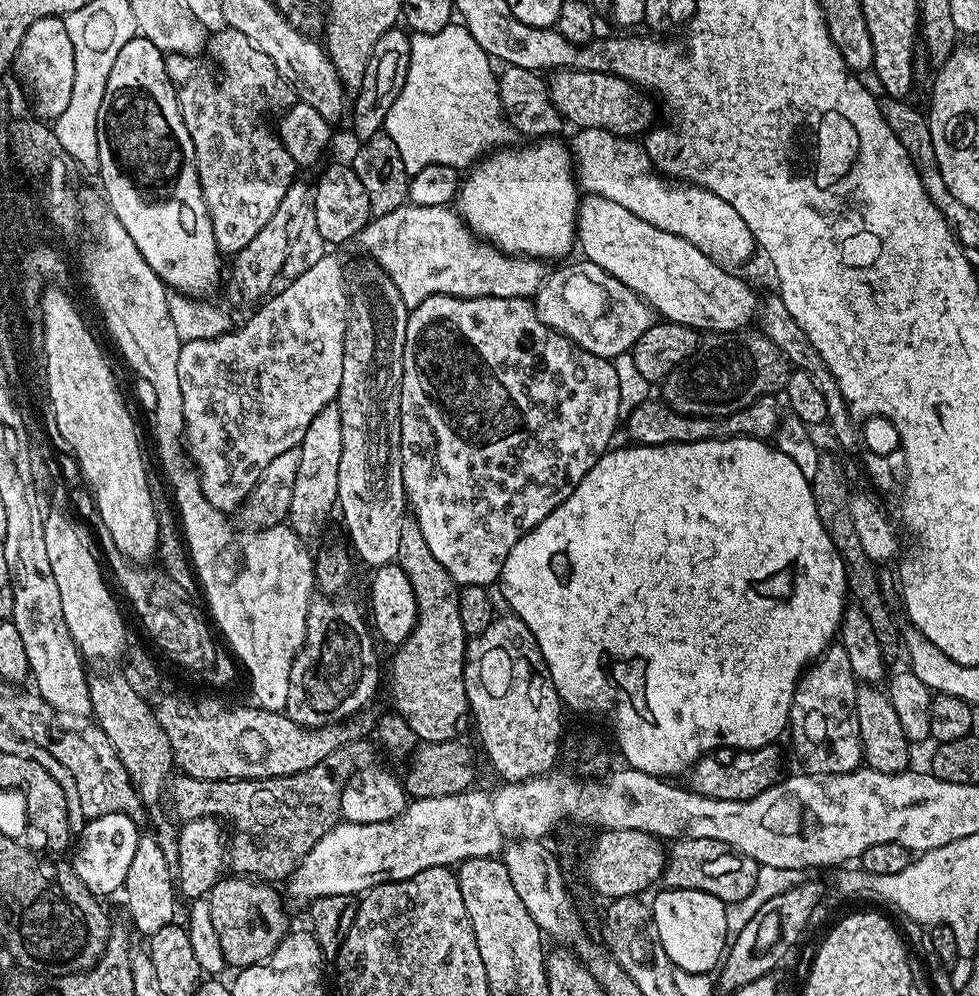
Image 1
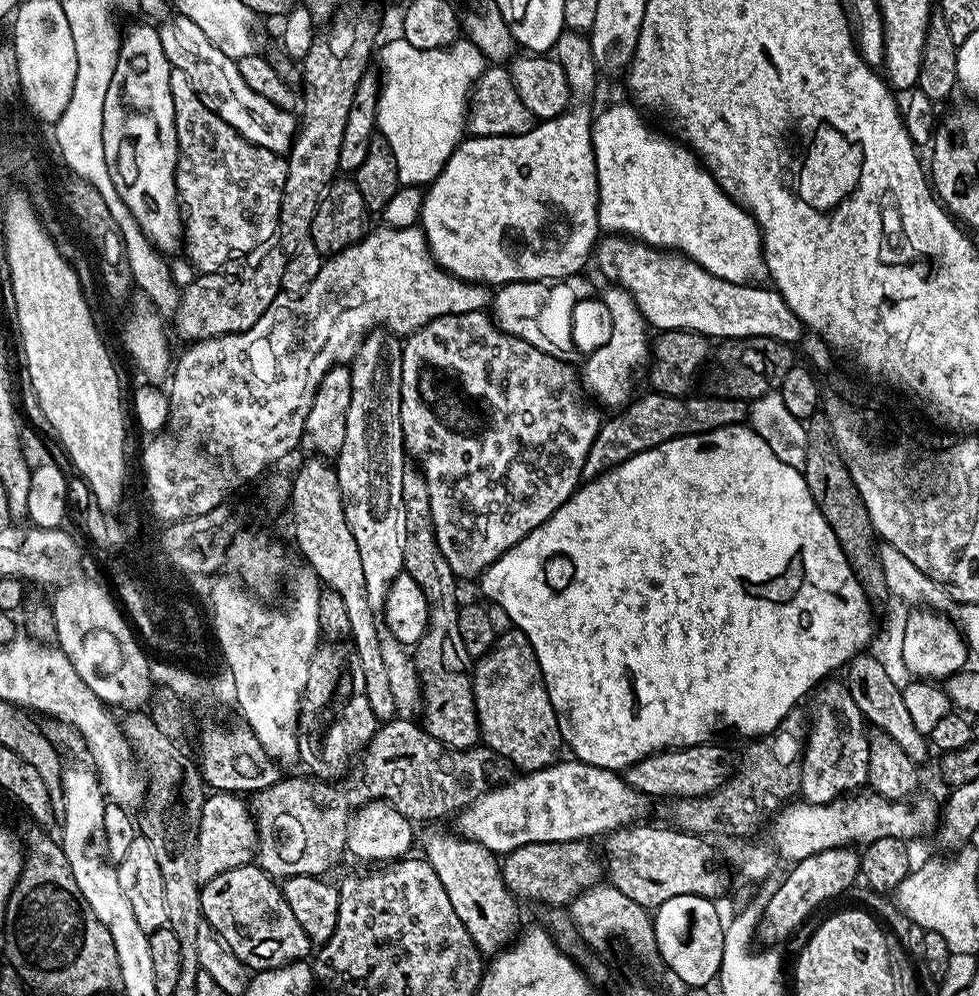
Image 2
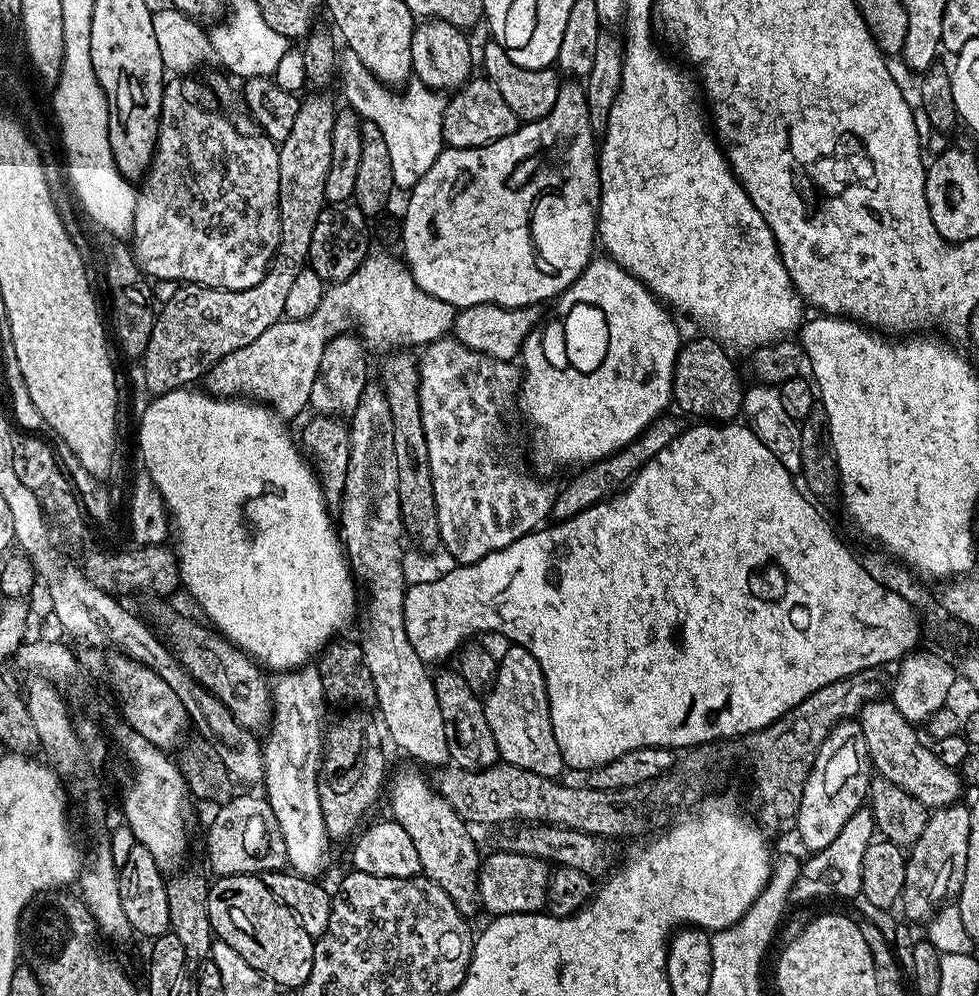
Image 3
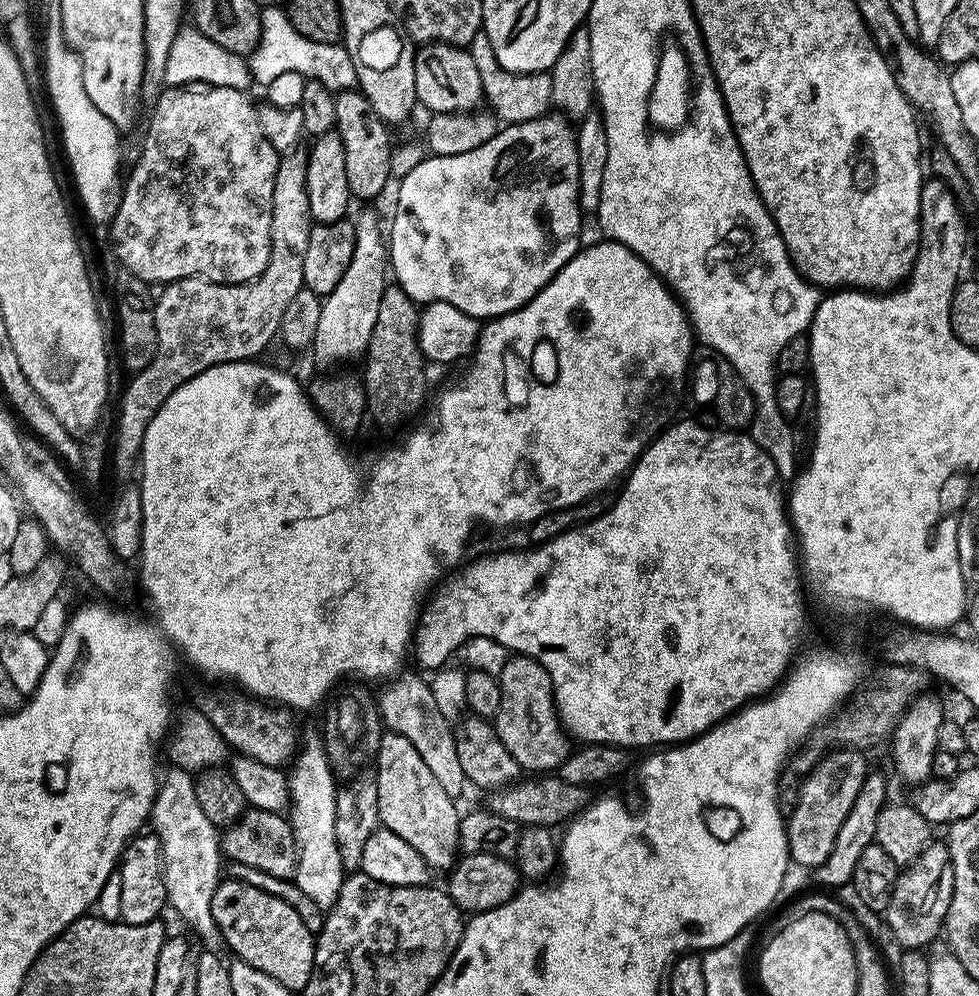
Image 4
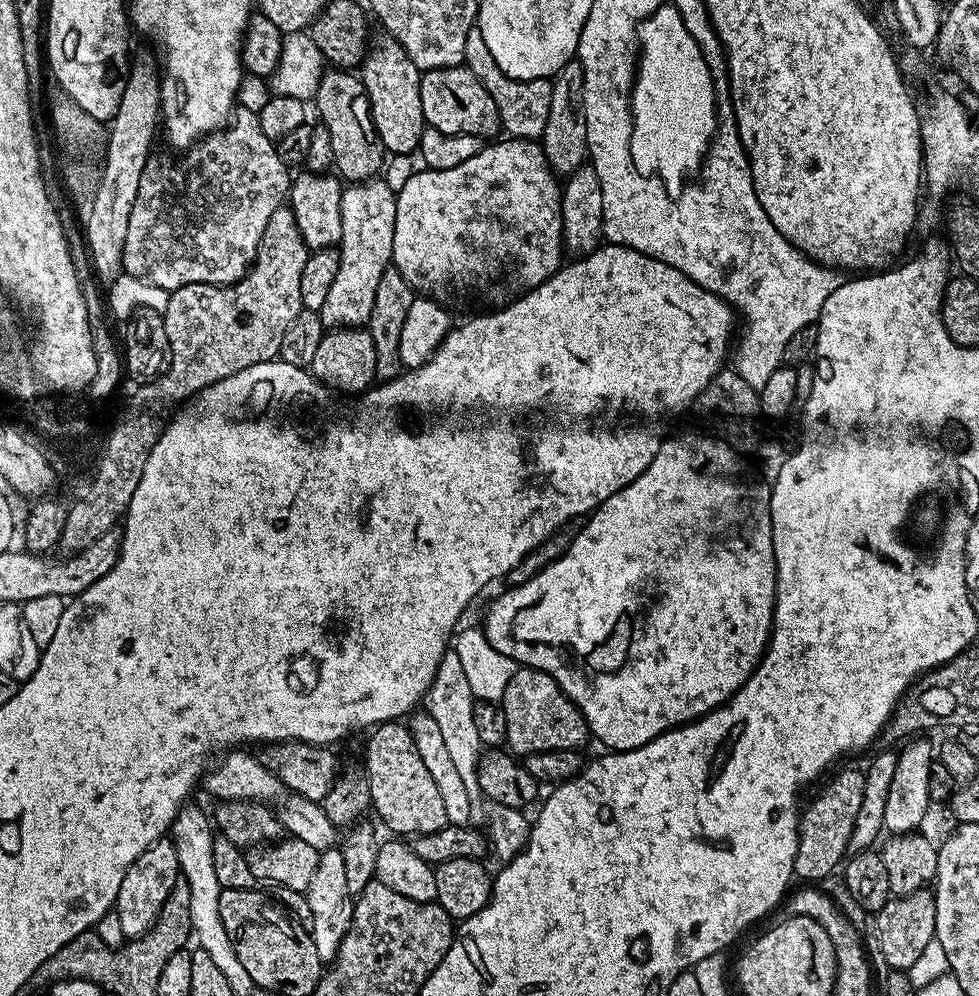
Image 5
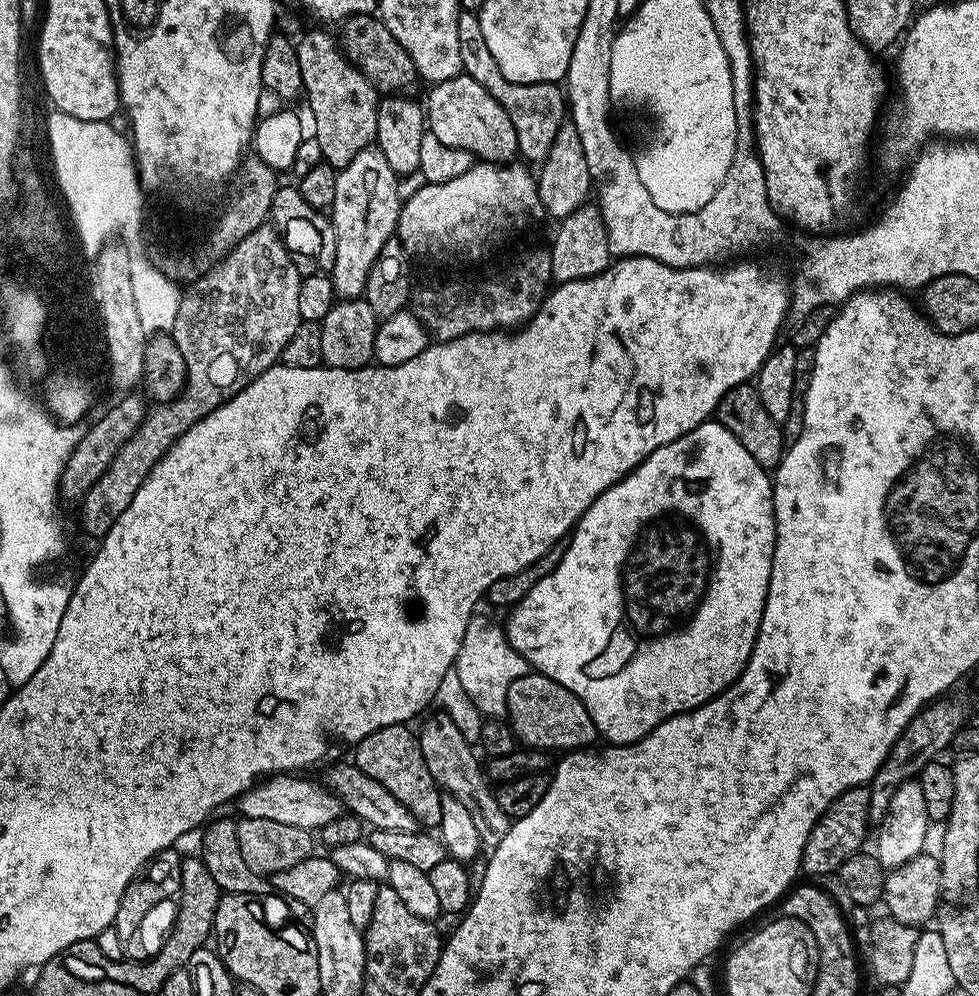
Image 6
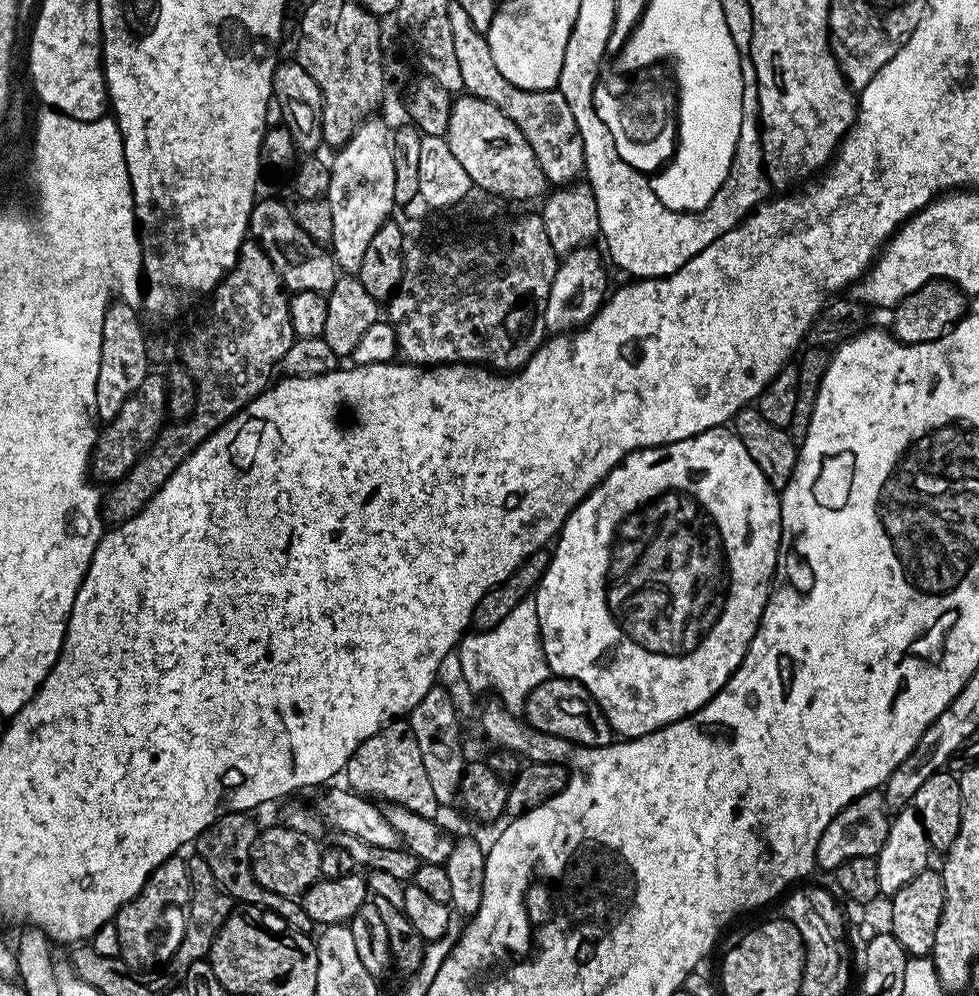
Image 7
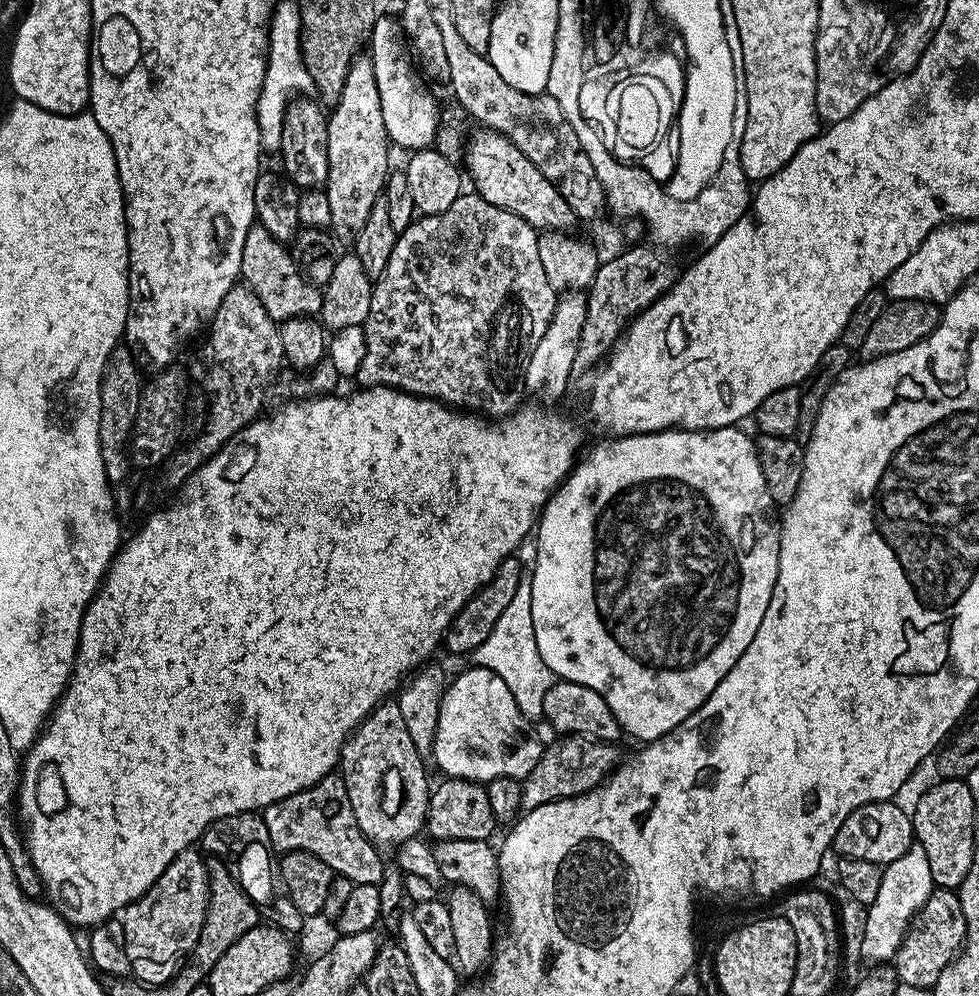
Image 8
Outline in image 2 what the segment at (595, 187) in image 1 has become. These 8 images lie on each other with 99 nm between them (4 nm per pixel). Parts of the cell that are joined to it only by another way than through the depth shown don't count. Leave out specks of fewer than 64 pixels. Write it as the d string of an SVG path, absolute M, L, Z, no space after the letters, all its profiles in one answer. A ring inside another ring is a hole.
M627 103L612 104L605 112L597 111L592 121L592 145L594 146L594 158L596 159L596 169L598 170L598 190L600 191L601 229L608 234L619 234L645 244L651 244L654 248L679 252L681 256L688 257L689 260L692 260L698 266L702 266L710 274L722 278L726 282L743 284L756 278L752 276L758 275L759 272L763 273L765 267L764 257L762 255L762 237L760 227L757 226L756 219L753 218L752 213L744 205L737 204L736 201L731 200L721 190L720 184L714 179L711 172L701 164L699 156L687 144L676 138L667 140L662 133L655 132L650 125L644 124L645 113L635 103Z

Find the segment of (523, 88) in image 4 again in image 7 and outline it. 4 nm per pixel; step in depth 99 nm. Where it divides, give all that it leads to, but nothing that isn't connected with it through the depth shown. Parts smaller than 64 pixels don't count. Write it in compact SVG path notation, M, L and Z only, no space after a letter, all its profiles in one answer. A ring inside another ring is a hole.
M455 2L449 3L448 12L458 67L462 70L463 91L469 96L477 96L498 106L498 110L502 110L502 114L506 114L506 118L510 118L510 122L514 122L514 126L522 130L526 142L530 142L530 150L534 150L534 158L538 158L538 166L549 185L567 186L573 183L579 177L576 175L584 172L584 147L578 134L578 126L574 122L574 114L570 110L570 102L566 102L566 98L558 90L522 90L514 86L514 82L506 82L506 78L502 78L502 73L498 71L498 66L494 66L494 57L490 55L487 35L474 30L474 24L470 22L462 6L458 6Z

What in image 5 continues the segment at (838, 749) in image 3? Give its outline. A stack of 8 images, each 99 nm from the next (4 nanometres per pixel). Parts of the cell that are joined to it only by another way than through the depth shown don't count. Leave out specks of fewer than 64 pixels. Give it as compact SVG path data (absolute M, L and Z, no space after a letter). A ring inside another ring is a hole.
M858 767L840 772L812 801L807 801L800 817L800 837L792 871L800 882L824 882L832 871L841 867L848 852L854 818L862 806L864 773Z

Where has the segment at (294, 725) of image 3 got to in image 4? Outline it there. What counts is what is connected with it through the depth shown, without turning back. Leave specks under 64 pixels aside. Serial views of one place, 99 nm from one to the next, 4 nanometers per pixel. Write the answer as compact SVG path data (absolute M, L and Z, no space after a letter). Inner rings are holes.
M319 735L303 741L297 751L287 773L290 803L290 823L296 839L296 874L294 881L311 901L321 910L334 906L338 894L342 890L345 870L342 858L338 854L338 846L334 838L334 818L336 817L336 793L338 781L332 775L330 762L326 758L324 741Z

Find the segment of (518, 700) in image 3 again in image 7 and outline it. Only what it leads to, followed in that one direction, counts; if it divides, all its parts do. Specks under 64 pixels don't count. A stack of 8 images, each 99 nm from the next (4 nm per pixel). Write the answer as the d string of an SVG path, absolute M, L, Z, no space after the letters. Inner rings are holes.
M551 678L533 690L522 711L523 719L531 728L568 740L574 746L601 748L613 743L614 733L604 711L596 705L596 700L577 680Z

